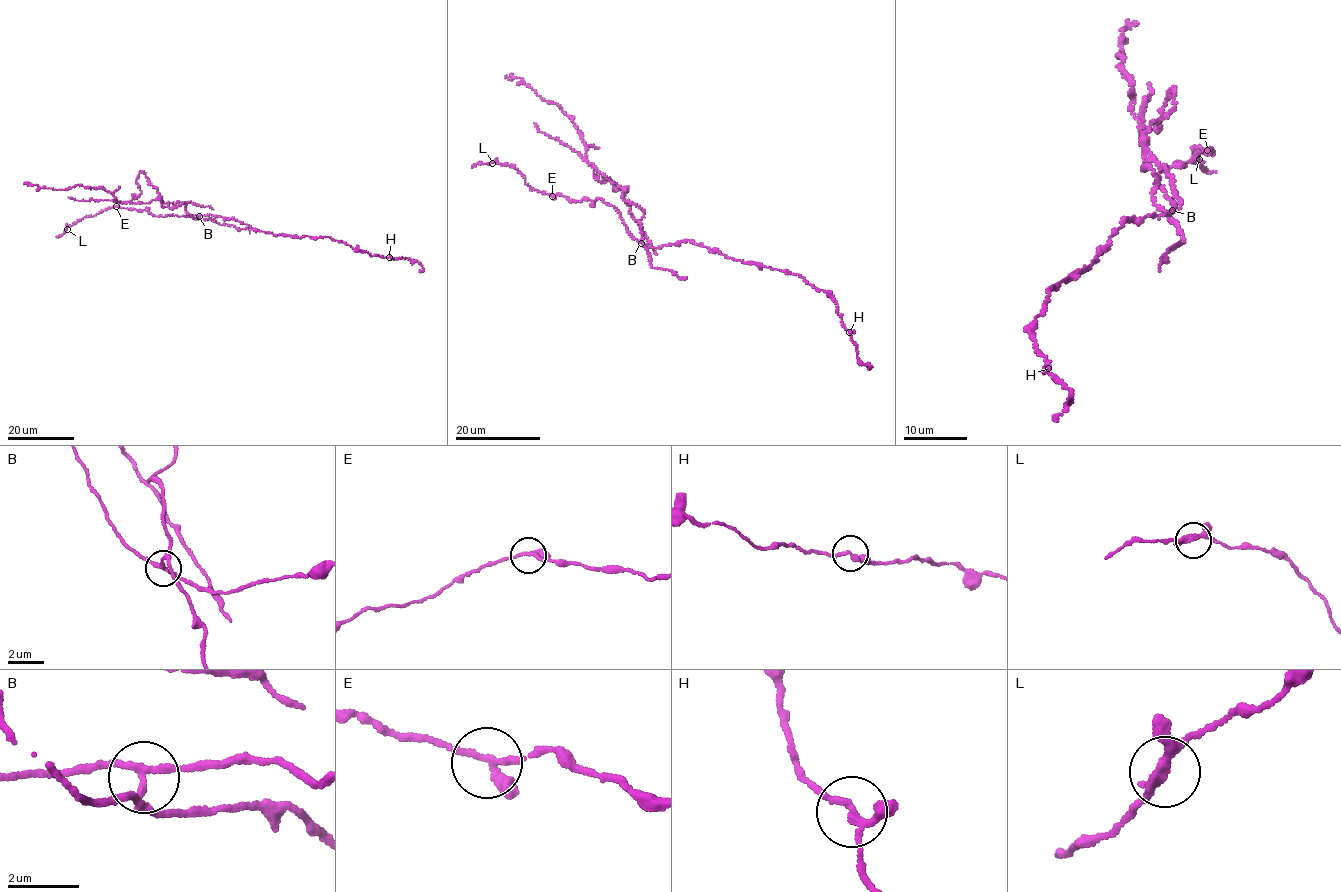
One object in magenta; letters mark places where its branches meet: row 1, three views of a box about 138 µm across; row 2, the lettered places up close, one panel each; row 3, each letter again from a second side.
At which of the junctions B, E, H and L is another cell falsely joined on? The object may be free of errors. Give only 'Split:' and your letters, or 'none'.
Split: B

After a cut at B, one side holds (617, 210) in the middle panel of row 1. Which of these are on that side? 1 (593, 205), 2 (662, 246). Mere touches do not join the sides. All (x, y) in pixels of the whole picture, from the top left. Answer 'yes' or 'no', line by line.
1: yes
2: yes

